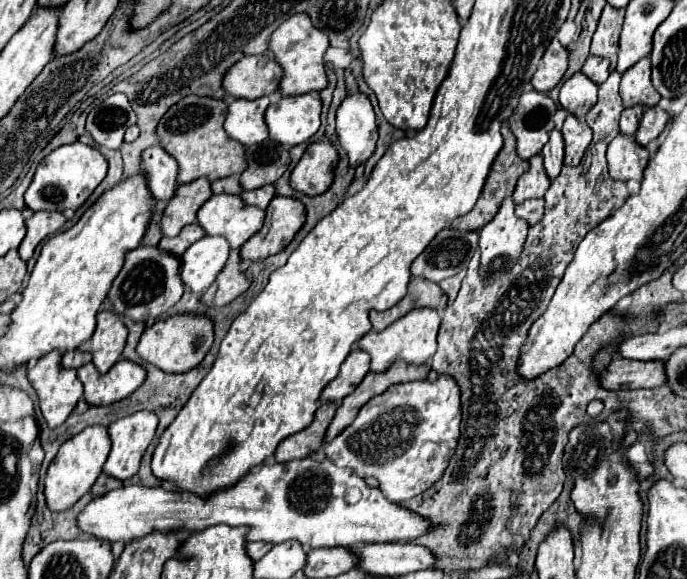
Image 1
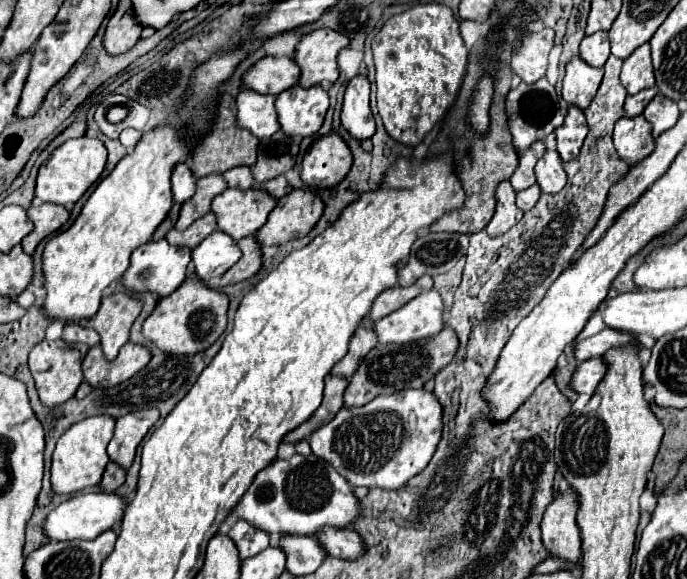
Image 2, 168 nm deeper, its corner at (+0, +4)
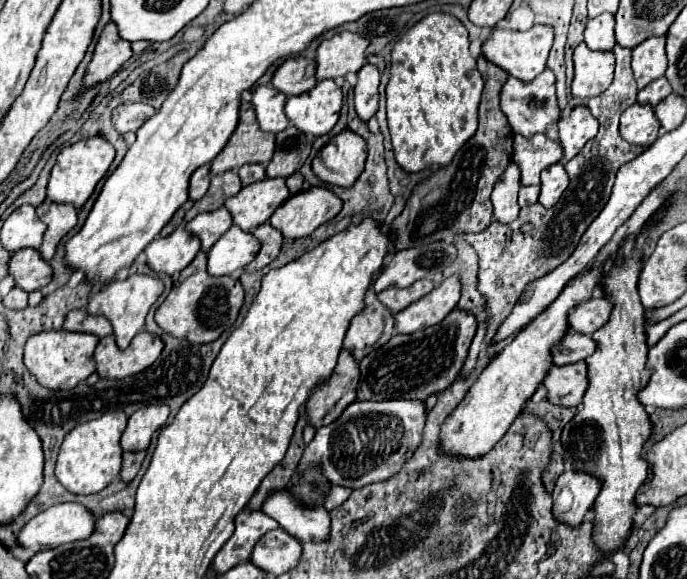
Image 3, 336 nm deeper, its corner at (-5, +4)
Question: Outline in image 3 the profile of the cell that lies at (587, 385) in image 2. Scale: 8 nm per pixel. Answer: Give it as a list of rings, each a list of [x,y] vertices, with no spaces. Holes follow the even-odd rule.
[[[586,362],[552,366],[542,382],[548,388],[548,400],[560,406],[578,406],[586,394],[586,370]]]

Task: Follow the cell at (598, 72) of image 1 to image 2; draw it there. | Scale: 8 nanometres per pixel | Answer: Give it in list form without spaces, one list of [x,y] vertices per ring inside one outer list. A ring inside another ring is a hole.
[[[597,32],[591,36],[585,36],[579,46],[579,56],[589,62],[591,66],[603,66],[609,58],[609,38],[607,32]]]

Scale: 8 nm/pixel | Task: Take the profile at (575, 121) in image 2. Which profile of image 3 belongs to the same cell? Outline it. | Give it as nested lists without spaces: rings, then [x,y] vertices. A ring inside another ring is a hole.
[[[576,106],[570,116],[558,120],[560,144],[564,148],[564,158],[572,160],[588,140],[598,132],[598,122],[592,118],[586,106]]]

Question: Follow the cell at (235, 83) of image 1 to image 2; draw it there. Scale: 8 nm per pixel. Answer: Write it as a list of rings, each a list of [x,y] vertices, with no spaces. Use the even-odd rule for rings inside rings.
[[[265,56],[255,66],[251,66],[245,76],[243,84],[259,94],[281,94],[299,82],[301,70],[293,62],[293,58],[279,58],[279,56]]]

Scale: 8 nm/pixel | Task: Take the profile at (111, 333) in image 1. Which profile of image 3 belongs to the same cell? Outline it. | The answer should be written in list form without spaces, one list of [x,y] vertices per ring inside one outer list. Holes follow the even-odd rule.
[[[134,274],[134,276],[126,278],[126,280],[114,280],[114,282],[110,282],[110,286],[106,284],[102,290],[92,294],[90,302],[88,302],[88,312],[92,316],[104,316],[112,324],[116,344],[118,344],[118,348],[124,350],[124,348],[128,348],[130,340],[138,332],[142,332],[146,314],[148,314],[150,306],[158,300],[160,294],[162,294],[162,282],[158,278]]]

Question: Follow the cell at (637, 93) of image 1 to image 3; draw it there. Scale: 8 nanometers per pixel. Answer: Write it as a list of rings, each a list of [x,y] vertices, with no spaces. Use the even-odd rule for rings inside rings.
[[[652,36],[632,50],[632,72],[638,88],[644,88],[652,80],[664,76],[666,70],[664,40],[666,40],[664,36]]]

